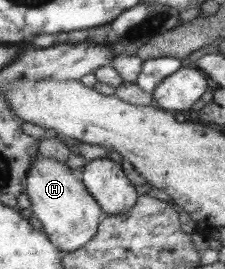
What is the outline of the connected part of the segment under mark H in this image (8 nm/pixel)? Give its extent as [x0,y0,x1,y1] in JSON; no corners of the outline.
[26,152,104,252]

